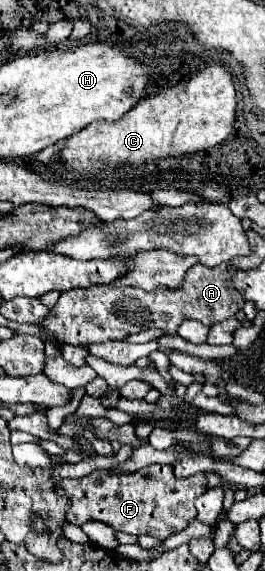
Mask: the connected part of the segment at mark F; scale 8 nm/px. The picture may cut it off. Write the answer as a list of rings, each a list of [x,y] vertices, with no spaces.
[[[152,464],[134,474],[112,476],[106,470],[94,470],[84,478],[64,478],[56,486],[58,494],[70,498],[70,510],[66,510],[66,520],[72,524],[104,522],[112,528],[132,534],[132,536],[154,536],[166,540],[168,536],[182,532],[196,518],[194,500],[208,490],[208,480],[204,474],[194,474],[190,478],[178,480],[170,464]]]

